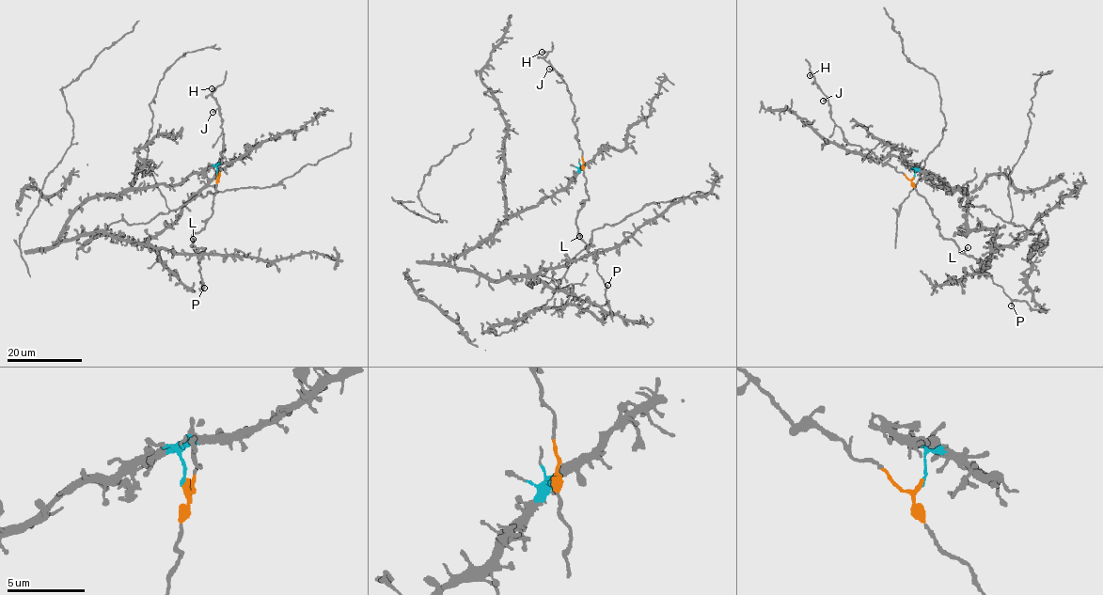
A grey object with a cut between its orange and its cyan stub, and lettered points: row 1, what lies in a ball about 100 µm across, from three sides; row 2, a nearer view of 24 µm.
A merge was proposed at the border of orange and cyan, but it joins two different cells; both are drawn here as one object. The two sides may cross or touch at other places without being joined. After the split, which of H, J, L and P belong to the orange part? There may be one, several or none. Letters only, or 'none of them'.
H, J, L, P

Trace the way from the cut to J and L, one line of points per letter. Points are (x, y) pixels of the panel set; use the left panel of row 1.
J: (217, 174), (218, 176), (221, 170), (221, 152), (225, 149), (221, 114), (217, 108), (212, 112)
L: (217, 174), (212, 213), (205, 227), (193, 233), (193, 239)

